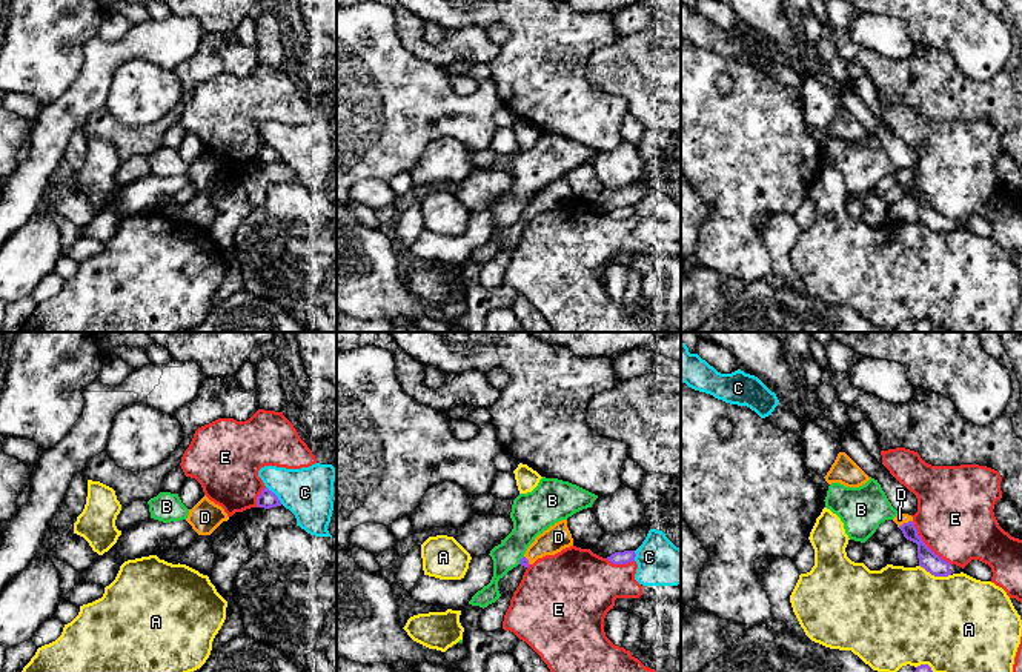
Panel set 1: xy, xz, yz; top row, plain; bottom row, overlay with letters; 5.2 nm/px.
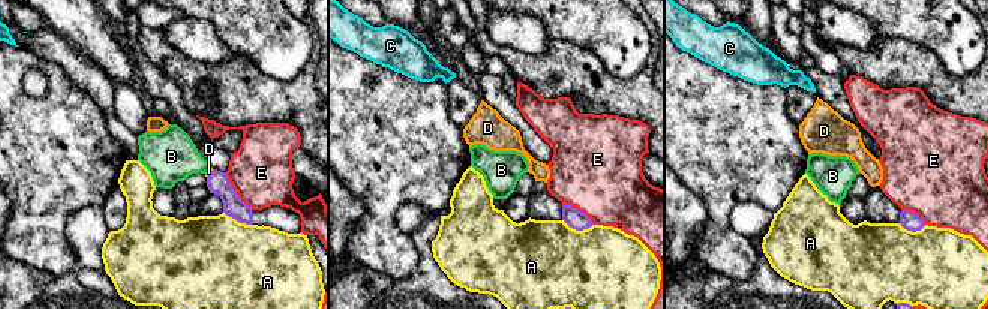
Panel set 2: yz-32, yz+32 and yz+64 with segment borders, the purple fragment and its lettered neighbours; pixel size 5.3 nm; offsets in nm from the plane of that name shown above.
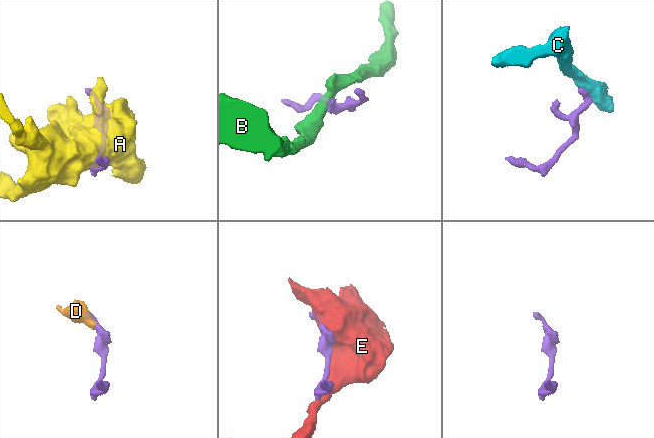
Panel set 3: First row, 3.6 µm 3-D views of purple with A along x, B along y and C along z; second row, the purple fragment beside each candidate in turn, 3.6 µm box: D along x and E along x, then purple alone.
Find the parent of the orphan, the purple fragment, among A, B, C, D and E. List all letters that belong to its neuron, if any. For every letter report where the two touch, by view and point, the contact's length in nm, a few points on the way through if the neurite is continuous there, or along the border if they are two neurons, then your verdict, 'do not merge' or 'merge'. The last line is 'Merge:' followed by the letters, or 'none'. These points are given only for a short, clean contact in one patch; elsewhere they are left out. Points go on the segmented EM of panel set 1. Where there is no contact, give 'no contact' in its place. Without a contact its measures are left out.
A: yz (935, 575) | 180 nm | do not merge
B: xz (520, 560) | 50 nm | along xz (523, 555), (518, 563) | do not merge
C: xy (275, 495) | 130 nm | along xy (266, 486), (282, 503) | do not merge
D: yz (904, 523) | 90 nm | merge
E: yz (925, 545) | 300 nm | do not merge
Merge: D

